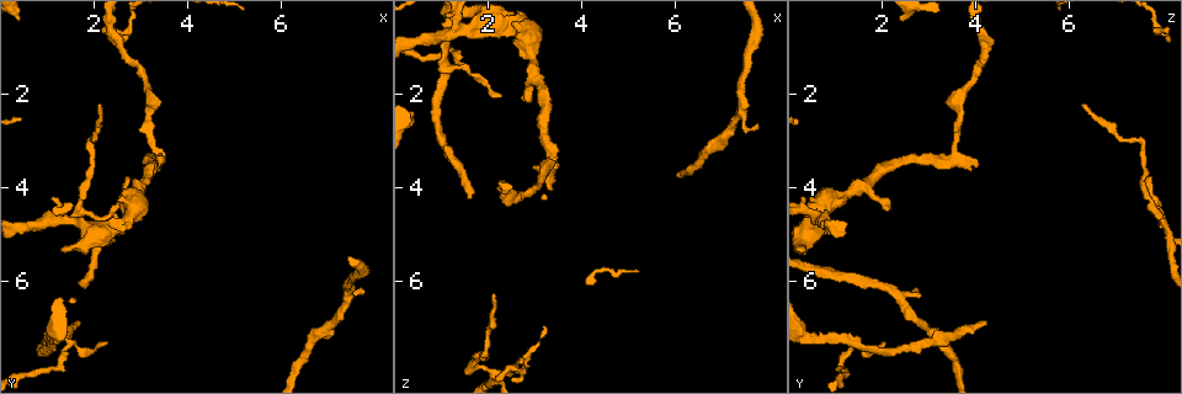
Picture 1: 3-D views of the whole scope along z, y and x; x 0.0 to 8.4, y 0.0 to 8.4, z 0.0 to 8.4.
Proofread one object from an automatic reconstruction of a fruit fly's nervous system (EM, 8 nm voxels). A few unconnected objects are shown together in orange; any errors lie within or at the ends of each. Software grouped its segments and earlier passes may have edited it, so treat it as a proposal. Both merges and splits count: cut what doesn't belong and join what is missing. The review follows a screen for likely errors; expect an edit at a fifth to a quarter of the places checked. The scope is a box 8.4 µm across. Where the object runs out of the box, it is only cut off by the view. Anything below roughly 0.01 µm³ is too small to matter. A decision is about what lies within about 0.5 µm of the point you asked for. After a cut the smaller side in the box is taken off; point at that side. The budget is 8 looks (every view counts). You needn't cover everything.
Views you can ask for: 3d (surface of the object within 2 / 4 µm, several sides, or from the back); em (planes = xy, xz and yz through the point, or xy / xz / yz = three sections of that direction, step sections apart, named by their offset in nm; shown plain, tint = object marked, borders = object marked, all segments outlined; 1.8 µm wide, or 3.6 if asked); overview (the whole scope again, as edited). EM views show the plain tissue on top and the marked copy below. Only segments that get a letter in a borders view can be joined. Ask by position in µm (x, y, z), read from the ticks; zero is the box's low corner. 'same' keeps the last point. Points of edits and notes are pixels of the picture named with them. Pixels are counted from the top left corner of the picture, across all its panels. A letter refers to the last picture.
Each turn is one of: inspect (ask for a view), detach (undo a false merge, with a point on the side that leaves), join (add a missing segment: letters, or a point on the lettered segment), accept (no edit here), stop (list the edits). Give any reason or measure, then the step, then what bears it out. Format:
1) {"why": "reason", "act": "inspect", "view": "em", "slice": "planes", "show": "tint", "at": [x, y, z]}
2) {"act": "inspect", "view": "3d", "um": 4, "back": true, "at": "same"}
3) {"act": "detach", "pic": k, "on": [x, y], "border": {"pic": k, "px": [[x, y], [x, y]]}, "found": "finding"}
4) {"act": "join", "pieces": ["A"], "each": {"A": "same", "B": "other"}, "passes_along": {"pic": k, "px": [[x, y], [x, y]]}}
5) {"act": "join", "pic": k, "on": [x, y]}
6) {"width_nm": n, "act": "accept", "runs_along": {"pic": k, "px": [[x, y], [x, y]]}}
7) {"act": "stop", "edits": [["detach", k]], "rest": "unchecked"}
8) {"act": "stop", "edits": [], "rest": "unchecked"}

{"why": "tapers out", "act": "inspect", "view": "3d", "um": 2, "at": [7.75, 6.25, 2.60]}

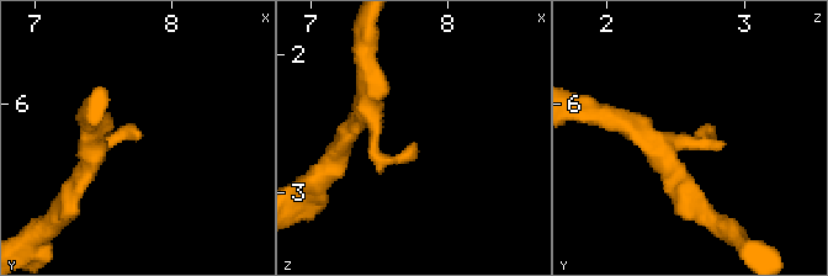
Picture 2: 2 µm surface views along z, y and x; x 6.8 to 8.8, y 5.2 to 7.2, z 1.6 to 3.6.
{"arm_widths_nm": [170, 180], "act": "inspect", "view": "em", "um": 3.6, "slice": "planes", "show": "borders", "at": [7.76, 6.26, 2.66]}

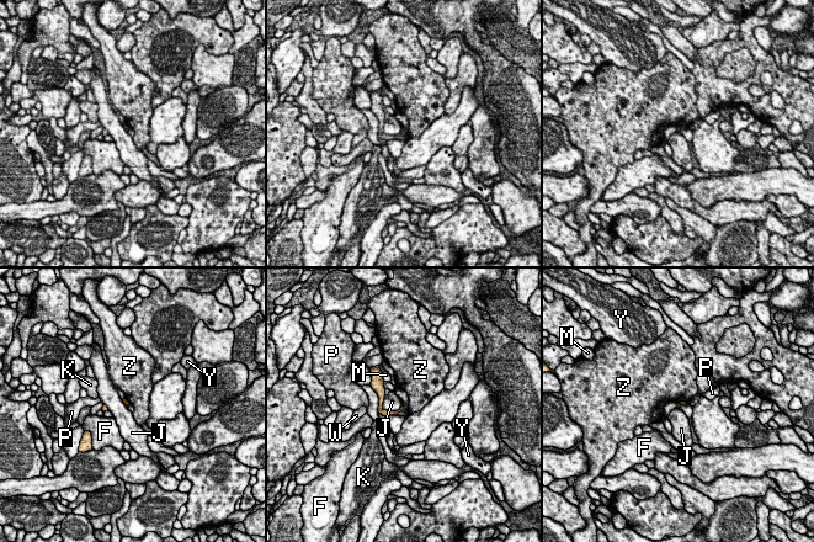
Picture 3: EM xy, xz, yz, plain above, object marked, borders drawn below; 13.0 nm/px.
{"act": "accept", "each": {"F": "other", "J": "other", "K": "other", "M": "other", "P": "other", "W": "other", "Y": "other", "Z": "other"}, "border": {"pic": 3, "px": [[403, 404], [397, 410], [382, 409]]}, "found": "none of them fits"}

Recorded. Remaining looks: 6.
{"why": "two arms in line, one across", "act": "inspect", "view": "em", "slice": "yz", "step": 4, "show": "tint", "at": [1.10, 7.35, 1.50]}

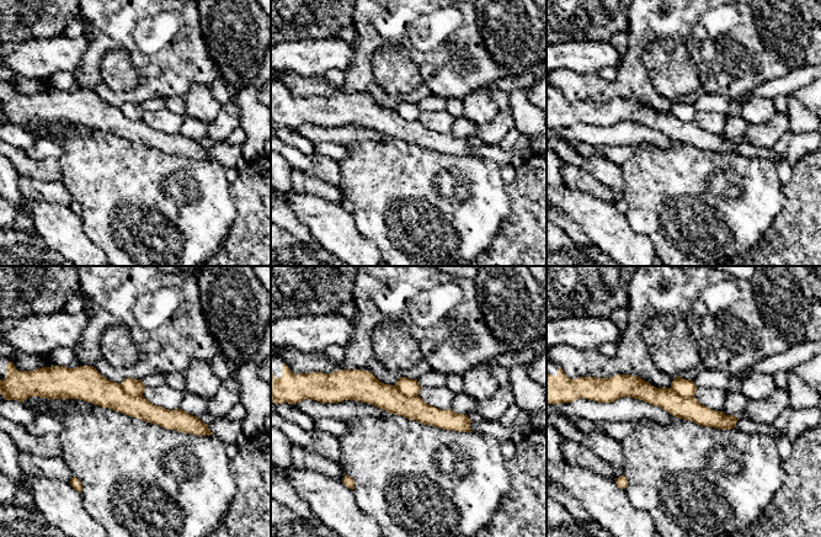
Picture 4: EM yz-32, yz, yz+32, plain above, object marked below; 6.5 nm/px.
{"why": "another direction", "act": "inspect", "view": "em", "slice": "planes", "show": "borders", "at": "same"}

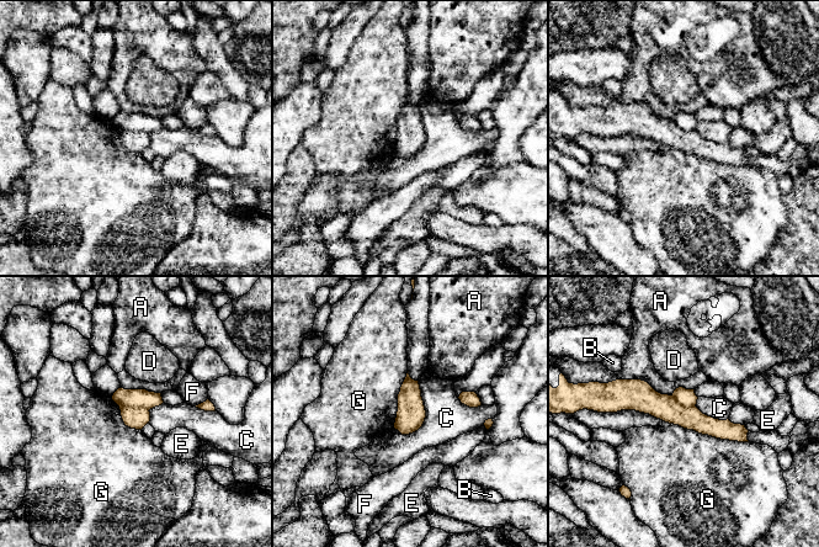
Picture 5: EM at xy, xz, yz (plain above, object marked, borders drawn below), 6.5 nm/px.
{"act": "detach", "pic": 5, "on": [137, 398], "each": {"A": "other", "B": "other", "C": "other", "D": "other", "E": "other", "F": "other", "G": "other"}, "border": {"pic": 5, "px": [[120, 407], [144, 407], [148, 410]]}, "found": "two neurons meet here"}

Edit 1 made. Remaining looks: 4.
{"act": "inspect", "view": "overview"}

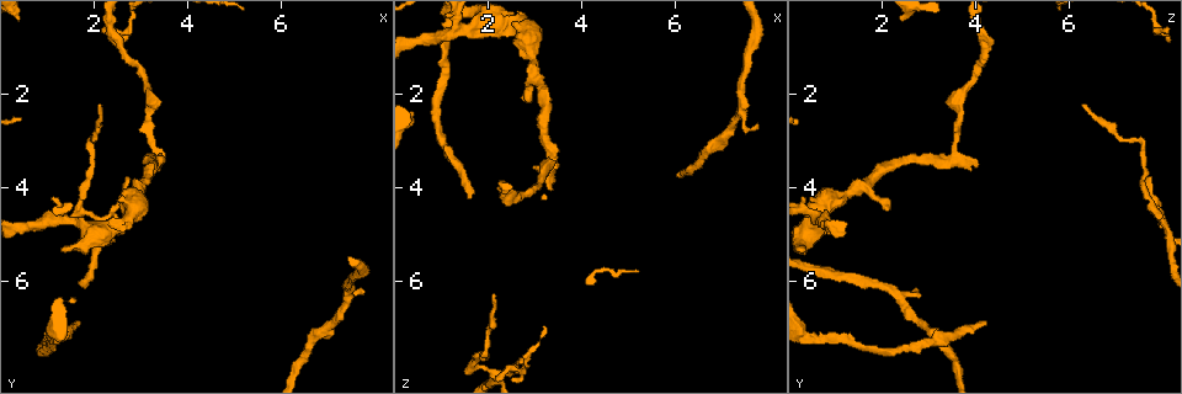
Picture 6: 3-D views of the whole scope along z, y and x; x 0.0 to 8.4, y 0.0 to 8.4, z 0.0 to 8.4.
{"why": "thin end", "act": "inspect", "view": "3d", "um": 2, "back": true, "at": [1.65, 6.85, 4.30]}

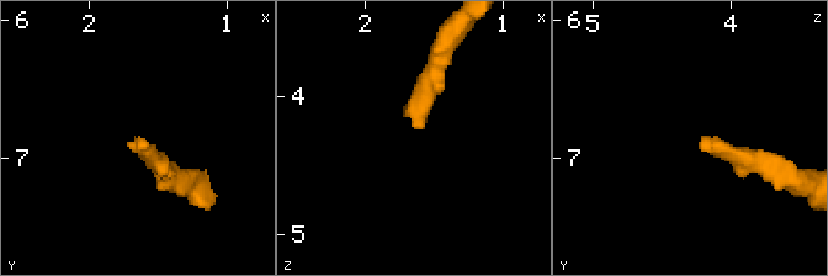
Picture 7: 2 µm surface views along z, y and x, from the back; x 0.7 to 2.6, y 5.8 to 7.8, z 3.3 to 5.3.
{"act": "inspect", "view": "em", "slice": "yz", "step": 16, "show": "borders", "at": [1.62, 6.90, 4.24]}

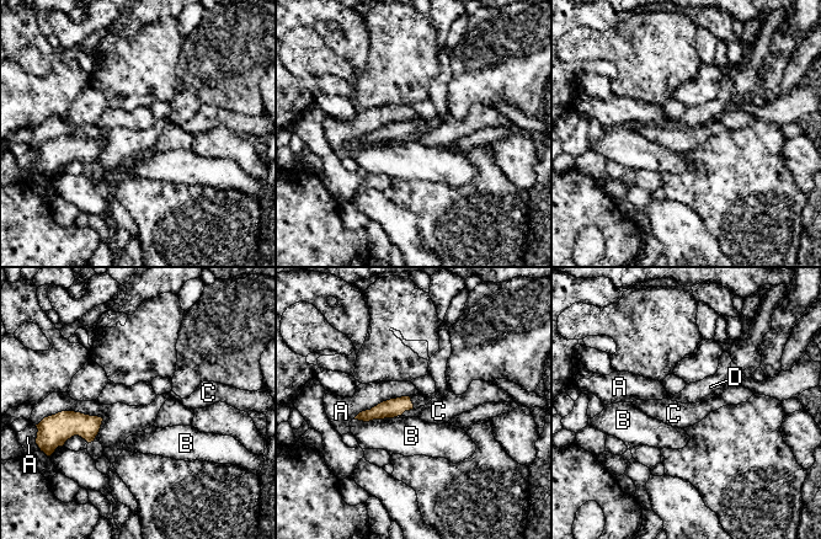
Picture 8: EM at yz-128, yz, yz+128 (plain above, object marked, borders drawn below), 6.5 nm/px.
{"why": "cut it another way", "act": "inspect", "view": "em", "slice": "planes", "show": "borders", "at": "same"}

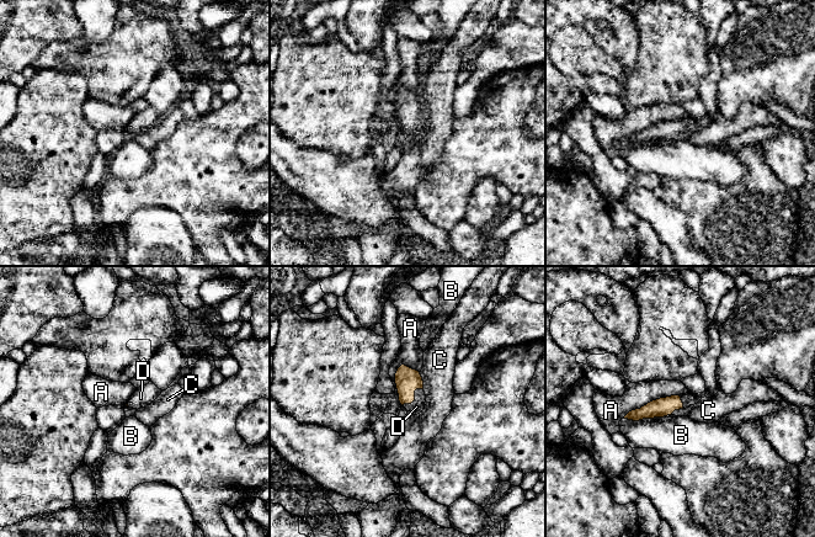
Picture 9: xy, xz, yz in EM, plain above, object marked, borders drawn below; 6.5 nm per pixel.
{"longest_contact_nm": ["B", 300], "act": "join", "pieces": ["D"], "each": {"A": "other", "B": "other", "C": "other", "D": "same"}, "passes_along": {"pic": 9, "px": [[408, 381], [414, 397], [416, 407]]}, "found": "the neuron continues"}

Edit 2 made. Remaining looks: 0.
{"act": "stop", "edits": [["detach", 5], ["join", 9]], "rest": "unchecked"}

